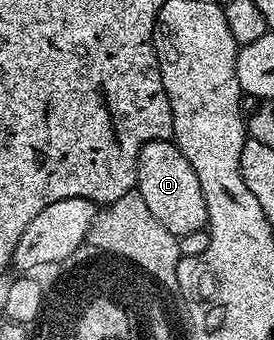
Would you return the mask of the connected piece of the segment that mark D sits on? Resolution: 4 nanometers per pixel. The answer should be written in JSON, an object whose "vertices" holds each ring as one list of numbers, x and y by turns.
{"vertices":[[156,138,141,147,137,157,136,193,143,196,147,208,151,208,151,216,167,228,167,232,176,234,178,238,188,233,206,229,209,217,207,204,203,200,203,188,199,184,199,176,195,176,195,168,187,164,187,156,177,143,172,140]]}

